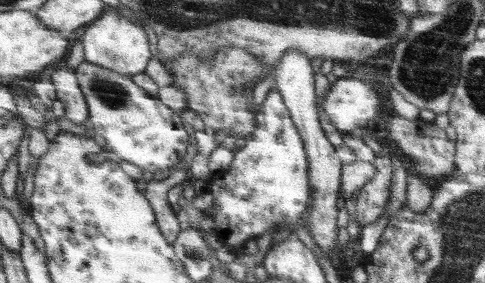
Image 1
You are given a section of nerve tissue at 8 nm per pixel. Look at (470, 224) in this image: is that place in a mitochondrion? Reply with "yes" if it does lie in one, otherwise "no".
yes

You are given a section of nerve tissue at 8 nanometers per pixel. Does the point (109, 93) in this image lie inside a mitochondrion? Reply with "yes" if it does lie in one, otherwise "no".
yes

